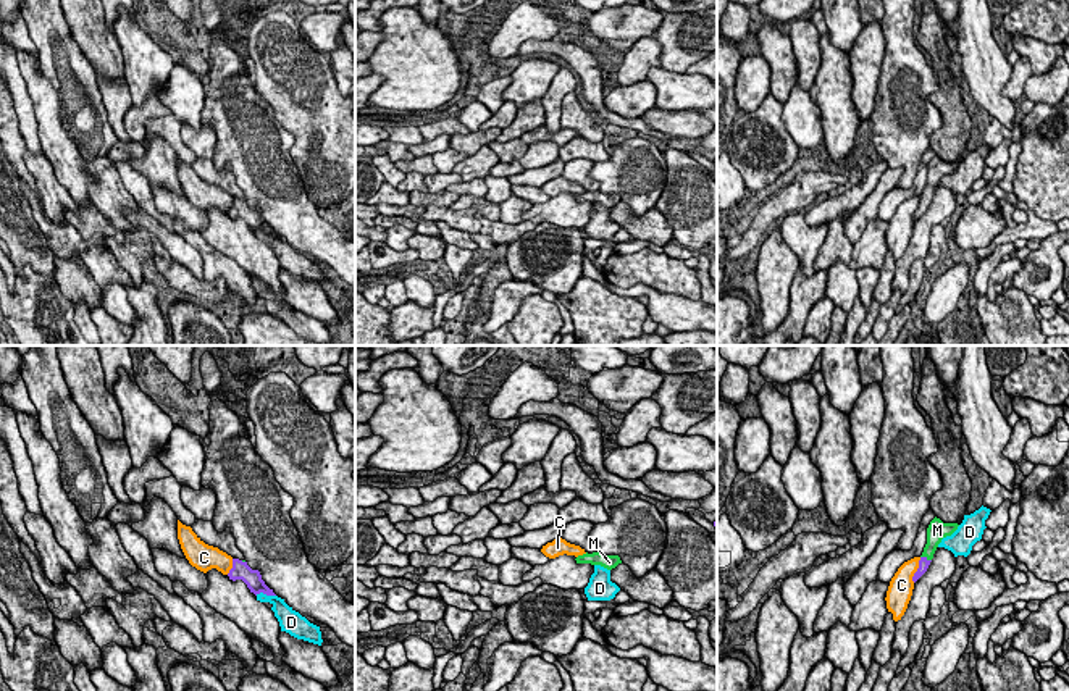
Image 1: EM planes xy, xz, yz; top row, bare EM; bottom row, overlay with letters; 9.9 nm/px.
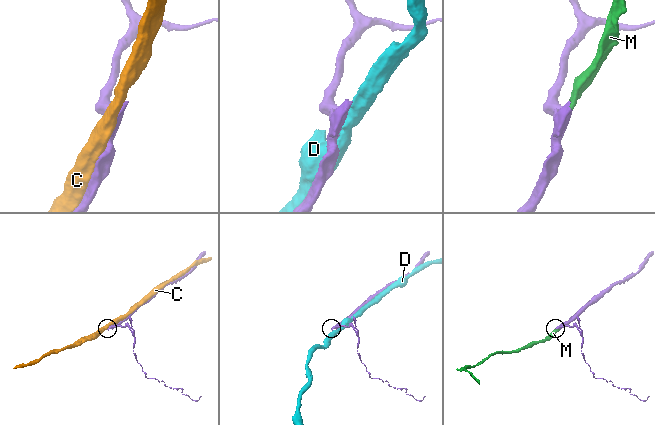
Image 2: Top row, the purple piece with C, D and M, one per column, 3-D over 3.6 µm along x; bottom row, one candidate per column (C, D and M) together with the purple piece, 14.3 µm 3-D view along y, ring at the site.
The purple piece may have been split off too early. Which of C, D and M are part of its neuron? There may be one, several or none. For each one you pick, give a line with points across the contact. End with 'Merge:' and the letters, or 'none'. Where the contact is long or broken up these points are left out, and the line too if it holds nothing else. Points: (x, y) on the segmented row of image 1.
M: Path across: yz (924, 564), (926, 557), (934, 535)
Merge: M

